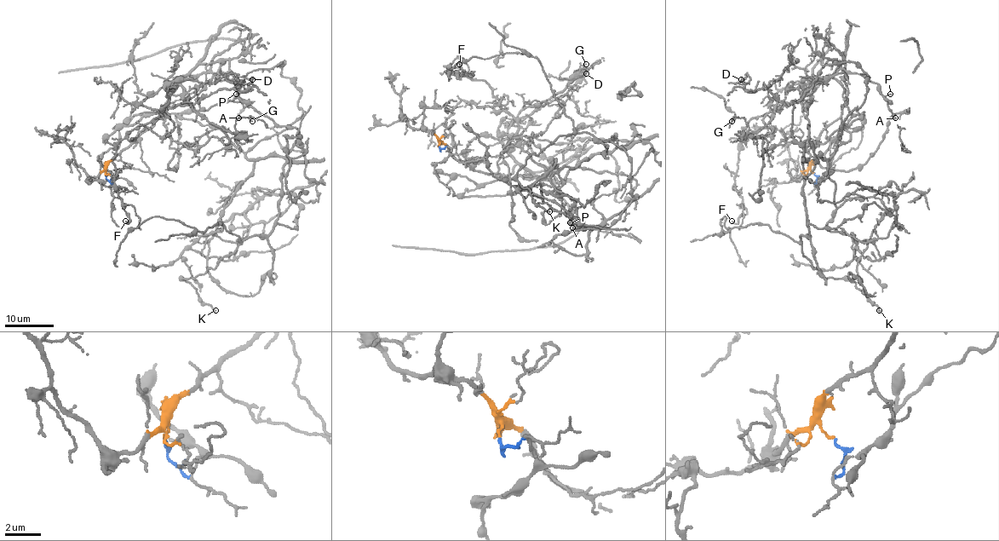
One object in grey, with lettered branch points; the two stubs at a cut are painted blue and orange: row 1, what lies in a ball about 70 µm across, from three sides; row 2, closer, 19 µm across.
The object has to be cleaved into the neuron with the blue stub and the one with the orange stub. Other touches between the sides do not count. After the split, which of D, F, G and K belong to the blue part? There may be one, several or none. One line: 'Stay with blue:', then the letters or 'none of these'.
Stay with blue: K

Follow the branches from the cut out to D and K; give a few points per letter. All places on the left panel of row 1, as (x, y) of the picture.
D: (106, 172), (109, 162), (153, 124), (179, 77), (176, 83), (187, 105), (223, 89), (244, 91), (251, 78)
K: (106, 173), (143, 112), (286, 160), (276, 225), (183, 279), (215, 309)

